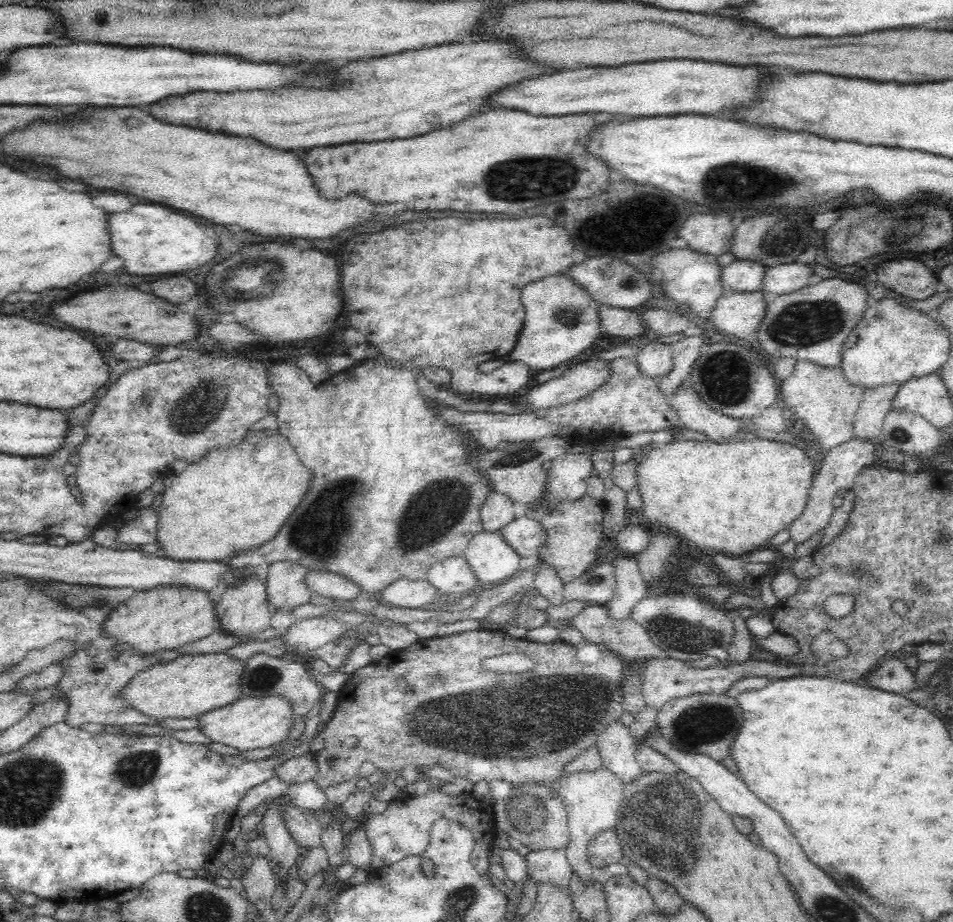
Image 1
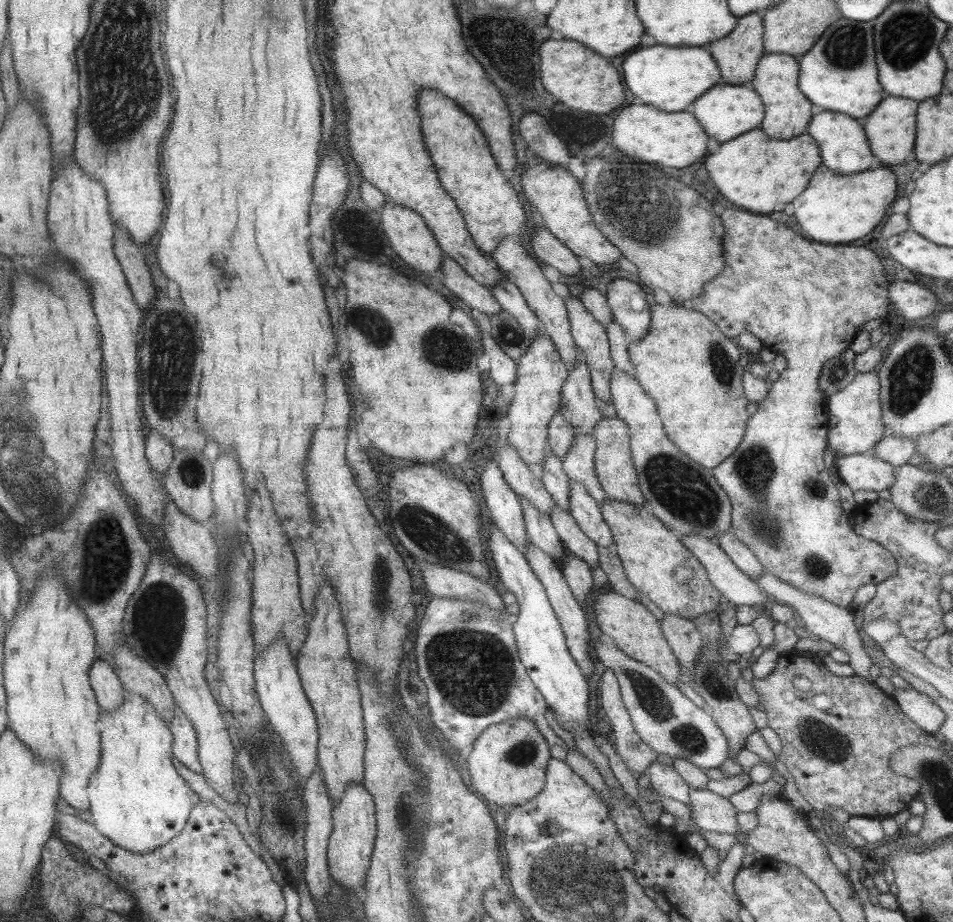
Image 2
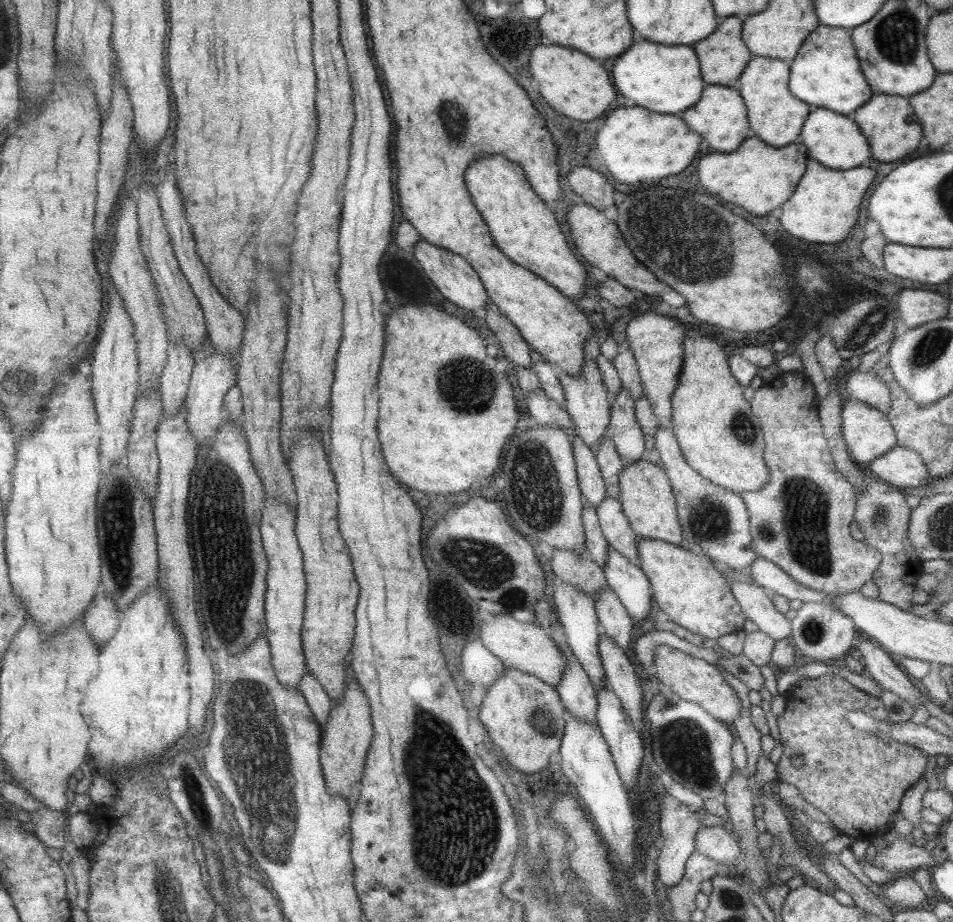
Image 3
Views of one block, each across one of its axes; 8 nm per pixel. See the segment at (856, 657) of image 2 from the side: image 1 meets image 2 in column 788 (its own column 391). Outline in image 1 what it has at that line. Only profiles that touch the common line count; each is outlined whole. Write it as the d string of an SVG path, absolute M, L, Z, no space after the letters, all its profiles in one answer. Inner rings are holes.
M398 580L382 592L382 600L392 607L427 608L434 605L437 591L426 580Z

